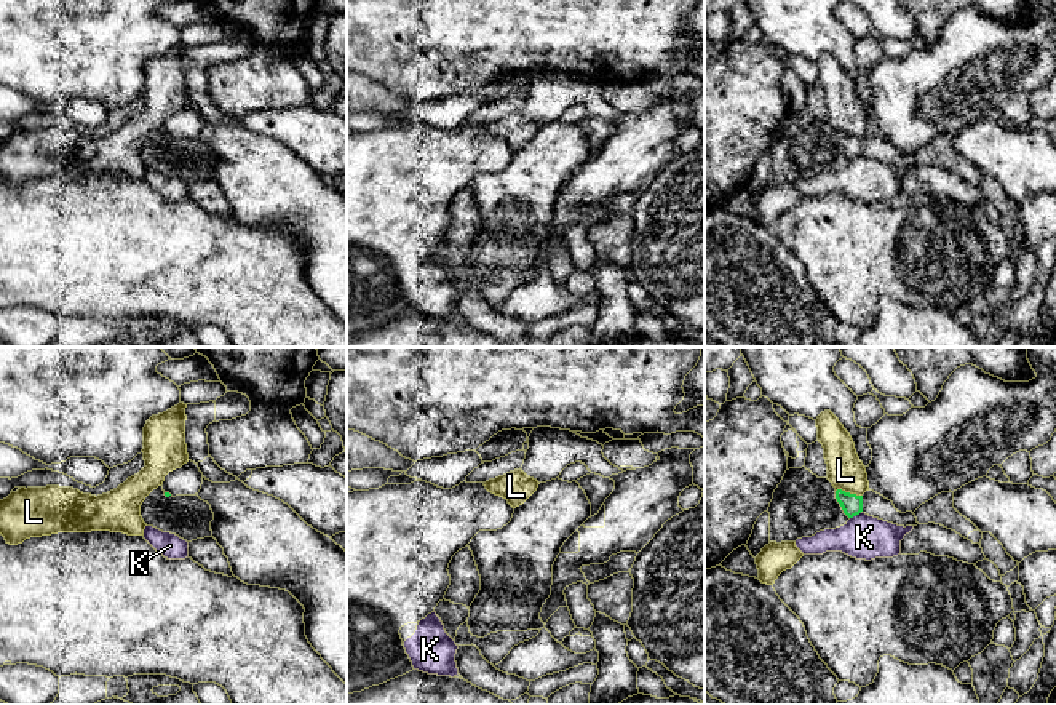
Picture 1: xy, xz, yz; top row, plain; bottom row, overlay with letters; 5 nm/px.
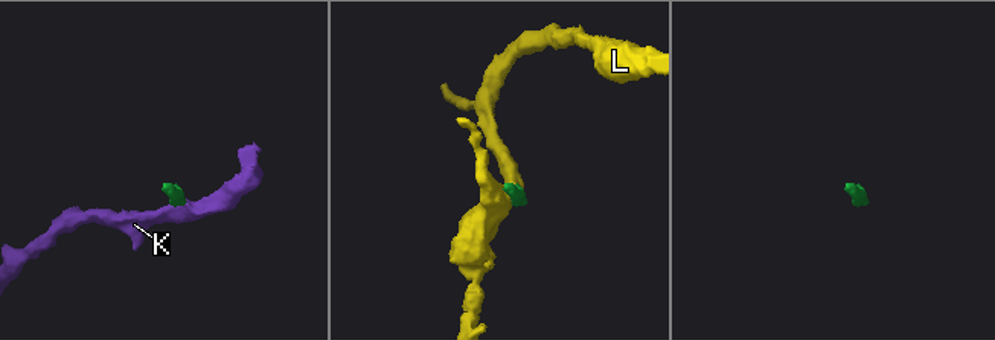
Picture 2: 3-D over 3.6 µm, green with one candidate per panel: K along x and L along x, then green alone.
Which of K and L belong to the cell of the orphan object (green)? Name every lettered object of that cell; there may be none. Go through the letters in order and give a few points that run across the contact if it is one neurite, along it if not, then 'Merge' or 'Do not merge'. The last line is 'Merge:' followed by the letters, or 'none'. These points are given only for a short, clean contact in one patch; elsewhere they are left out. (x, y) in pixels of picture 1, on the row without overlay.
K: Line: yz (861, 152), (850, 160). Do not merge
L: Do not merge
Merge: none

